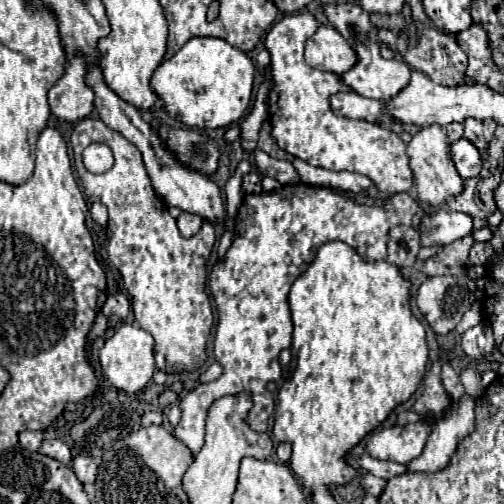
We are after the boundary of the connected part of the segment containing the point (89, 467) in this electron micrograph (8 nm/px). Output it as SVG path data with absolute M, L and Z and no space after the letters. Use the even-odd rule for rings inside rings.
M78 455L78 457L74 457L74 461L72 461L72 469L74 469L76 477L80 479L80 483L94 483L98 465L94 463L92 457L88 457L88 455Z

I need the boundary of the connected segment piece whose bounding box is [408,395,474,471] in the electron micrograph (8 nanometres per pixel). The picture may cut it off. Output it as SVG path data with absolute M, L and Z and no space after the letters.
M464 395L458 409L436 421L420 457L408 463L408 471L440 471L450 463L456 447L474 431L474 399Z

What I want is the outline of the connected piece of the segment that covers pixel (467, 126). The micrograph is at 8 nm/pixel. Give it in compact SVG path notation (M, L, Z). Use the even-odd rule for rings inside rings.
M466 119L464 121L464 137L468 141L472 141L480 151L486 147L486 141L484 141L484 135L482 135L482 121L478 119Z

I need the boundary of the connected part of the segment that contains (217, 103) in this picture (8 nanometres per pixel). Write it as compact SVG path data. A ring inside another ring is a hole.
M194 37L174 57L166 59L152 75L152 89L164 101L164 109L170 117L180 119L188 127L218 129L240 121L246 113L254 85L254 63L236 47L218 37Z

